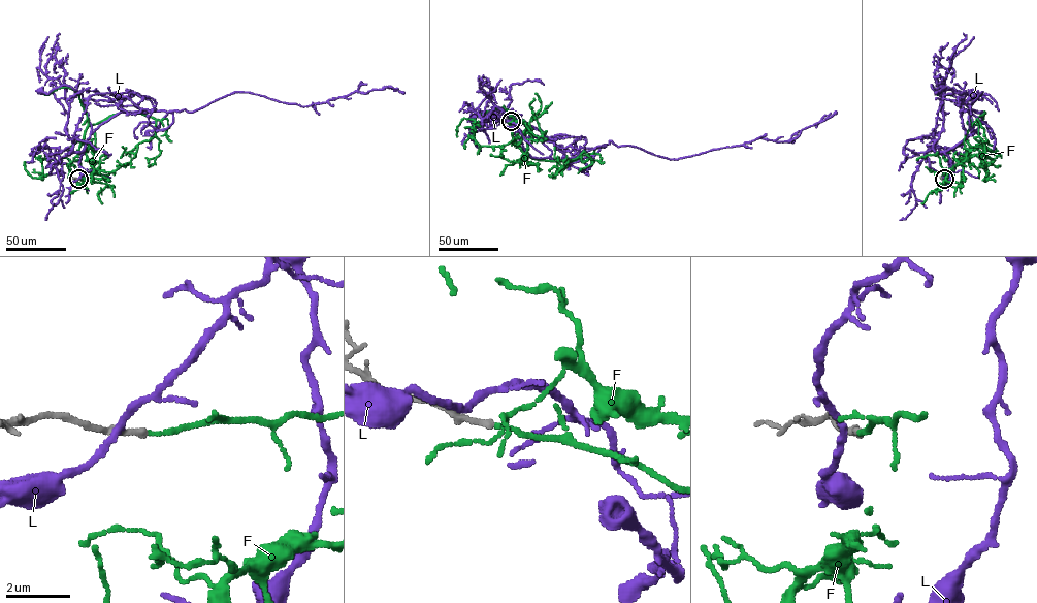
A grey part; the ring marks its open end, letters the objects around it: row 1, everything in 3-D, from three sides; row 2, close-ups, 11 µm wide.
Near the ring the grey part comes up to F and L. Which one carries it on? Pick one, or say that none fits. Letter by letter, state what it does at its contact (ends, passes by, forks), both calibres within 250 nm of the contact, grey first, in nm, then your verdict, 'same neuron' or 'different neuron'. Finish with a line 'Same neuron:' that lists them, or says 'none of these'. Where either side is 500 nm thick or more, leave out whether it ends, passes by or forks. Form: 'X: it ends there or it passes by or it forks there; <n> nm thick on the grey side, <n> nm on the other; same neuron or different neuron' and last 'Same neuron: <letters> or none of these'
F: it ends there; 200 nm thick on the grey side, 130 nm on the other; same neuron
L: it passes by; 260 nm thick on the grey side, 200 nm on the other; different neuron
Same neuron: F

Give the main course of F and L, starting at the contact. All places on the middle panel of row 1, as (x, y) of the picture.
F: (511, 121), (524, 124), (515, 145), (533, 159), (566, 161), (588, 154), (583, 152), (558, 171), (555, 147)
L: (510, 121), (516, 124), (511, 128), (515, 120), (523, 150), (504, 108), (481, 110), (472, 118)

